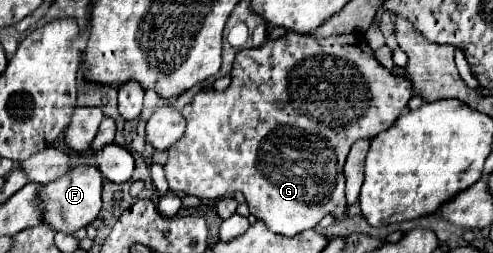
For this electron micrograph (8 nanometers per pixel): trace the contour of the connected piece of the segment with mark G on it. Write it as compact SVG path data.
M286 32L278 40L268 40L262 48L240 50L236 54L234 68L232 68L230 76L232 76L232 82L230 82L230 86L226 90L222 90L222 92L218 92L218 90L200 90L194 96L192 104L184 106L182 114L186 118L186 132L178 142L174 142L168 148L168 162L164 164L170 190L200 196L200 198L210 200L210 202L214 202L218 198L224 198L224 196L230 196L230 194L240 190L246 196L246 202L250 206L250 214L260 218L260 220L264 220L270 226L270 230L274 230L276 234L286 234L286 236L294 236L294 234L298 234L302 230L314 228L326 214L334 214L336 218L344 218L344 214L346 214L346 198L344 198L344 170L342 168L344 168L344 160L346 160L346 154L348 154L350 146L360 138L370 140L378 132L382 132L388 126L392 126L398 120L398 116L402 114L402 110L406 110L408 100L414 94L410 80L406 76L394 76L390 70L386 70L376 60L374 50L368 46L368 42L362 36L338 36L338 38L328 38L328 40L320 42L314 36Z

